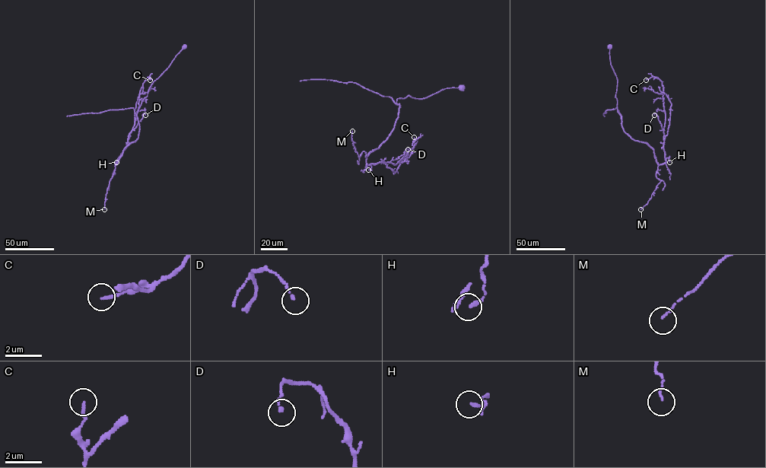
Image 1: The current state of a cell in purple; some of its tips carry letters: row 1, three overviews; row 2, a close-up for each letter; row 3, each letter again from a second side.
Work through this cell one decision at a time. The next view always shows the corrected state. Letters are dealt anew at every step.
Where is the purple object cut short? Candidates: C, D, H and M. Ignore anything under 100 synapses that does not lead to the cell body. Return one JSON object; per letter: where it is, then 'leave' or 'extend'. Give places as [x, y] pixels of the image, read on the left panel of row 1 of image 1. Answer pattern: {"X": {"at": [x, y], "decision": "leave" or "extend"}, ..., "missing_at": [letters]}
{"C": {"at": [150, 80], "decision": "leave"}, "D": {"at": [145, 115], "decision": "leave"}, "H": {"at": [116, 162], "decision": "leave"}, "M": {"at": [104, 209], "decision": "leave"}, "missing_at": []}

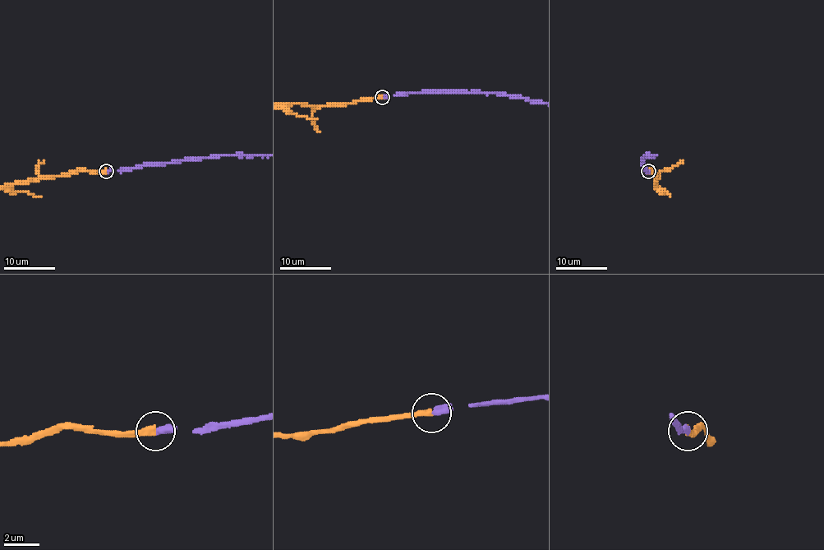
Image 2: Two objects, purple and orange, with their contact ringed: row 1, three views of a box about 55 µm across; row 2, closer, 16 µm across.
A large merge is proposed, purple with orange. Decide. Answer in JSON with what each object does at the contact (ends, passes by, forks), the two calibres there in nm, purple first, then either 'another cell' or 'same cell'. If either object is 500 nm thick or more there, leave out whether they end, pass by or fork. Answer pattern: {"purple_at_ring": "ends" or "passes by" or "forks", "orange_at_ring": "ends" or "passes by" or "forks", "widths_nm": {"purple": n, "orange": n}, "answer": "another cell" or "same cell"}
{"purple_at_ring": "ends", "orange_at_ring": "ends", "widths_nm": {"purple": 380, "orange": 400}, "answer": "same cell"}

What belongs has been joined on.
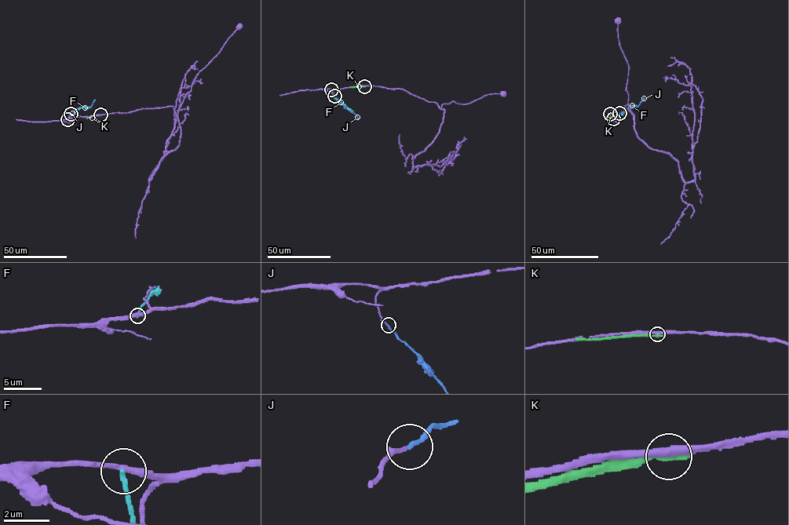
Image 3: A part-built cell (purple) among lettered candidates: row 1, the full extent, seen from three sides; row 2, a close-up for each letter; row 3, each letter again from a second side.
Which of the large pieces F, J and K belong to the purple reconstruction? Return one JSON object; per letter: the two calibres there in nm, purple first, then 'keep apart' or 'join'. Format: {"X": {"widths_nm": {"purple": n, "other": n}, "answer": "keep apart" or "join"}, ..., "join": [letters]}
{"F": {"widths_nm": {"purple": 300, "other": 190}, "answer": "keep apart"}, "J": {"widths_nm": {"purple": 150, "other": 150}, "answer": "join"}, "K": {"widths_nm": {"purple": 300, "other": 340}, "answer": "keep apart"}, "join": ["J"]}

